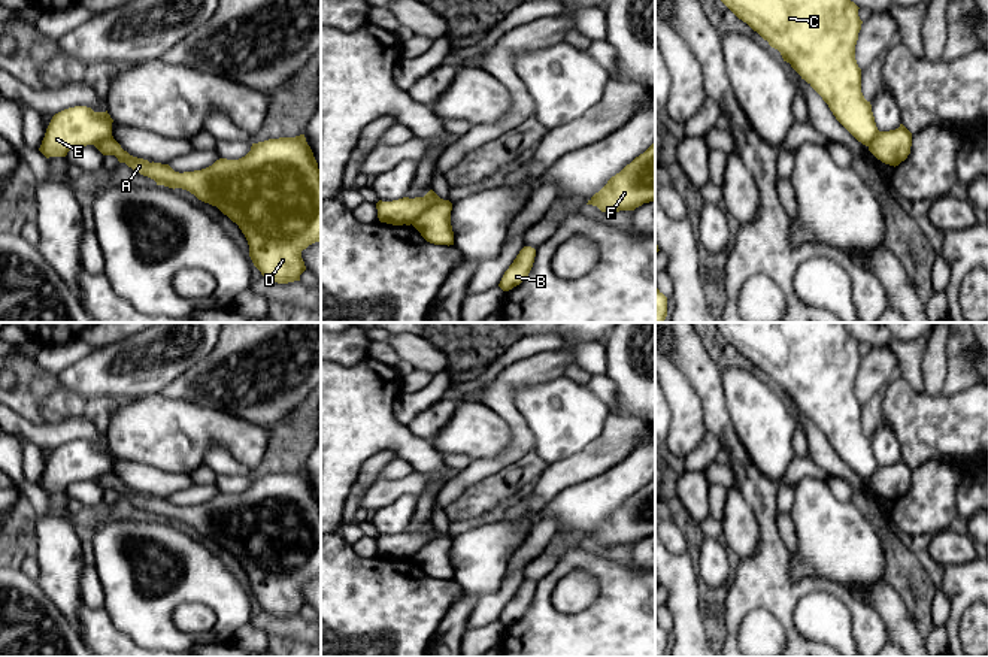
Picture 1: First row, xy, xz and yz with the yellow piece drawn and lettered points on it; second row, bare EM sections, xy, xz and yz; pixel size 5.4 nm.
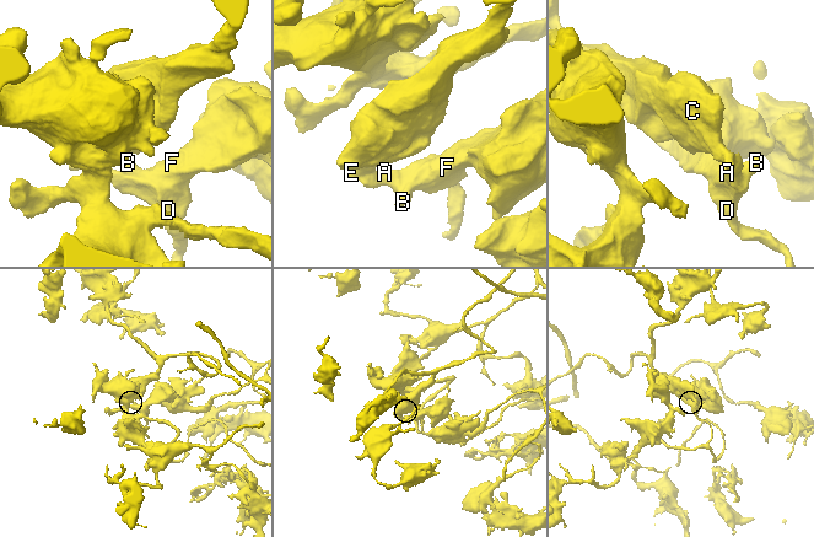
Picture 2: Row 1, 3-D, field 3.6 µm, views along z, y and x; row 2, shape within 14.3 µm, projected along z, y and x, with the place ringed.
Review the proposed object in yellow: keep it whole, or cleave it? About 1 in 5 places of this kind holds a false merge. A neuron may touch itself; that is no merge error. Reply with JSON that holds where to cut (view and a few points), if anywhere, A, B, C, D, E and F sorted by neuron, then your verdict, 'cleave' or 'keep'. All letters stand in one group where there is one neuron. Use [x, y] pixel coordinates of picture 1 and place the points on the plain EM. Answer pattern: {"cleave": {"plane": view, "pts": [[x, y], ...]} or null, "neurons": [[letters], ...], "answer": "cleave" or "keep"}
{"cleave": {"plane": "xz", "pts": [[444, 535], [430, 539], [411, 557]]}, "neurons": [["A", "B", "D", "F"], ["C", "E"]], "answer": "cleave"}

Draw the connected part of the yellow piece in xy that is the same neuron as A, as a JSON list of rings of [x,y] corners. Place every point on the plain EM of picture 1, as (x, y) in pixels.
[[[304,469],[252,478],[251,485],[239,494],[219,493],[206,503],[184,508],[175,506],[169,499],[149,497],[130,490],[113,472],[94,481],[103,490],[115,490],[119,497],[125,497],[134,506],[154,514],[157,520],[187,524],[198,535],[216,541],[245,569],[249,591],[263,611],[278,618],[300,615],[300,609],[306,605],[301,585],[321,575],[321,506]]]

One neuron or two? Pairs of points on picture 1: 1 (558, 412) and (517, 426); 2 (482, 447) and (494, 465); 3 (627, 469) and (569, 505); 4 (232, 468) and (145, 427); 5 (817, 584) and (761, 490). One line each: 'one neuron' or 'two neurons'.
1: two neurons
2: two neurons
3: one neuron
4: two neurons
5: one neuron

